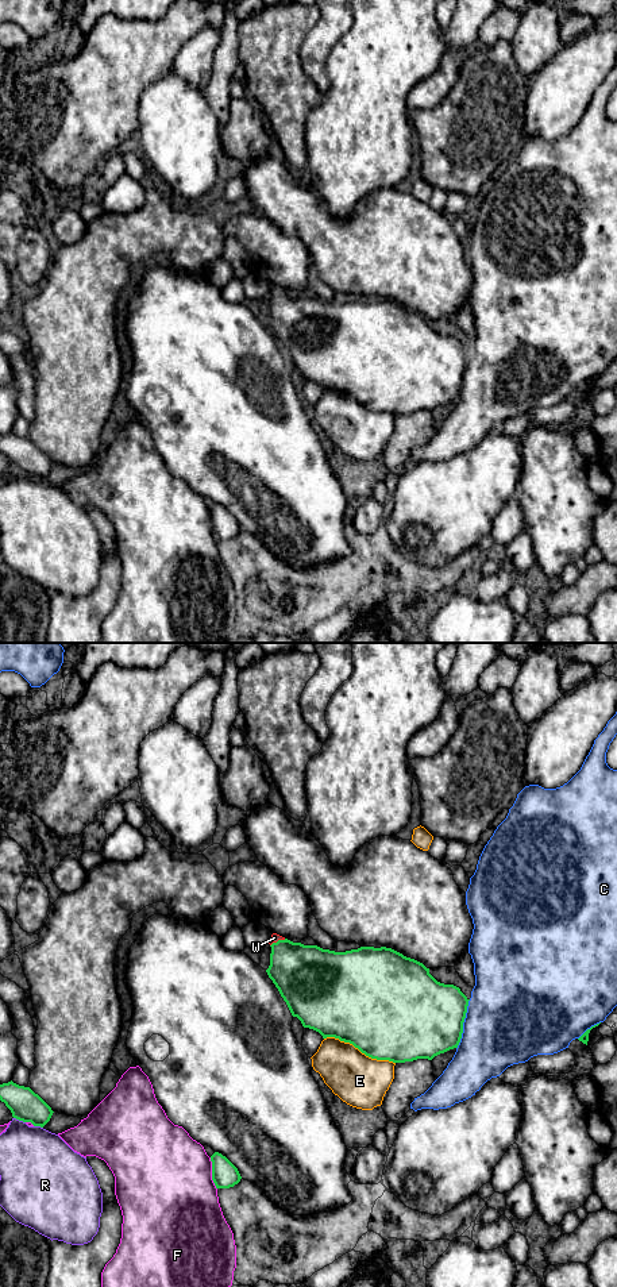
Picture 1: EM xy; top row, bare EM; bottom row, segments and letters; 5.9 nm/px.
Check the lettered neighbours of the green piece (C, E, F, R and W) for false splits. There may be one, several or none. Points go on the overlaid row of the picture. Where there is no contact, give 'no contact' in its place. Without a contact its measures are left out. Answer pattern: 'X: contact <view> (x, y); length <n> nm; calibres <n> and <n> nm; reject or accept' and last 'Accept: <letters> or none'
C: contact xy (462, 1024); length 300 nm; calibres 480 and 480 nm; reject
E: contact xy (359, 1049); length 460 nm; calibres 500 and 300 nm; reject
F: contact xy (212, 1174); length 200 nm; calibres 160 and 500 nm; reject
R: contact xy (19, 1120); length 80 nm; calibres 190 and 380 nm; reject
W: contact xy (278, 940); length 100 nm; calibres 360 and 50 nm; accept
Accept: W

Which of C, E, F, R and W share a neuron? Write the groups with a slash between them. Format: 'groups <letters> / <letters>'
groups C / E / F / R / W

